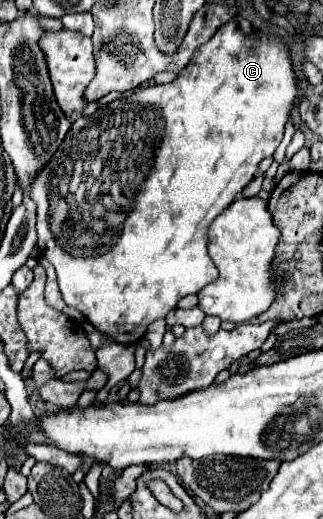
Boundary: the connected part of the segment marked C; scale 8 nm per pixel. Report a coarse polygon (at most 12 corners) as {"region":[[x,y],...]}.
{"region":[[226,22],[30,186],[62,300],[134,344],[218,278],[290,48]]}

